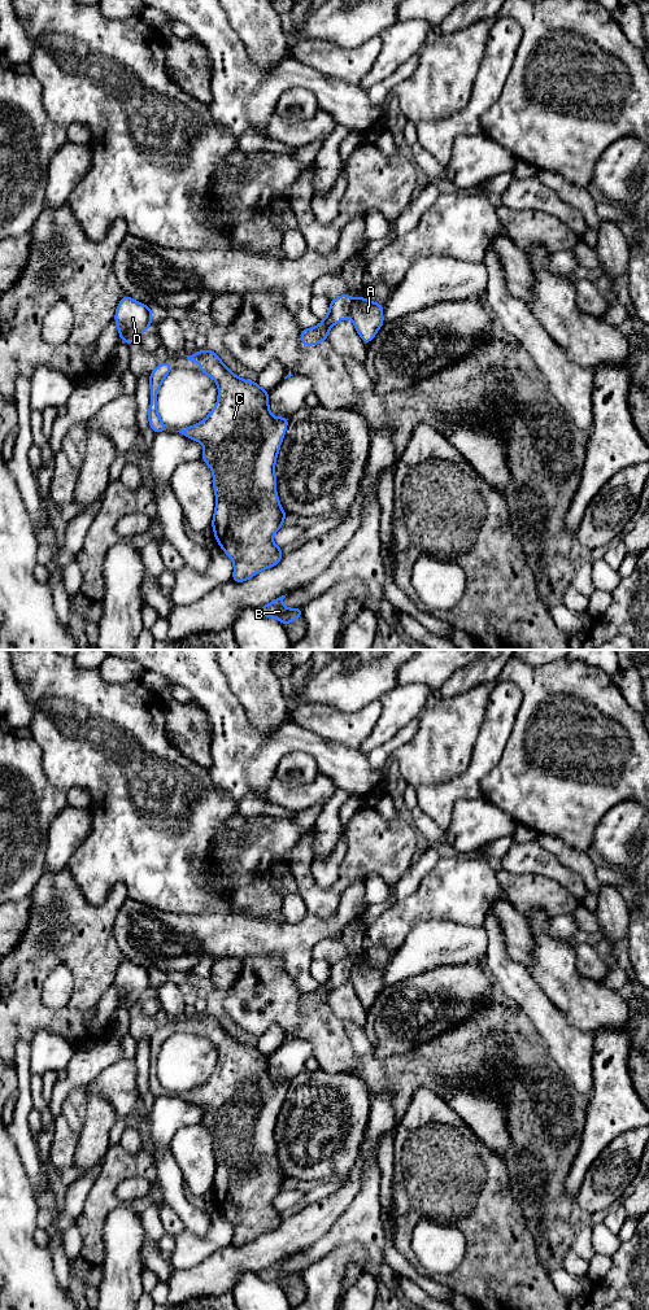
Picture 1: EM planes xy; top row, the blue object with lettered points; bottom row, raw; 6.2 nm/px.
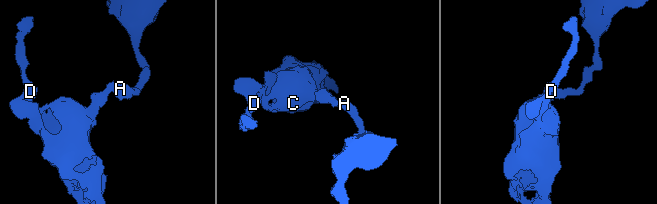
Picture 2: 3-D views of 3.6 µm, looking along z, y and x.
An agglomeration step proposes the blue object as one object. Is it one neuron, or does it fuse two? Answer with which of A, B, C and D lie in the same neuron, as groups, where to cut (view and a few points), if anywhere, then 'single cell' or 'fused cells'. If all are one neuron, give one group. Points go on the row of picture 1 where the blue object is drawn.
groups A / B C D; cut xy (355, 300), (348, 315); fused cells

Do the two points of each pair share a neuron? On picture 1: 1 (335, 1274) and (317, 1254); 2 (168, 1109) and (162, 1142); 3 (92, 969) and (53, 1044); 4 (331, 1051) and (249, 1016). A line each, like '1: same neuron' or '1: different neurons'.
1: different neurons
2: same neuron
3: different neurons
4: same neuron

